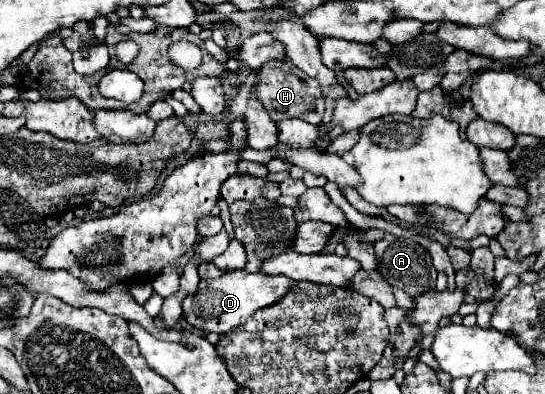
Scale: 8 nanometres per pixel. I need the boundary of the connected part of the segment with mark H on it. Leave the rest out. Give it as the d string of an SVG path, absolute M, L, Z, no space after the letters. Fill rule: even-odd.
M288 59L286 61L272 61L266 63L260 71L260 85L256 85L256 97L262 101L264 109L274 121L284 121L284 119L304 119L312 125L322 123L324 115L324 95L320 93L318 81L302 73L302 69L296 69Z

